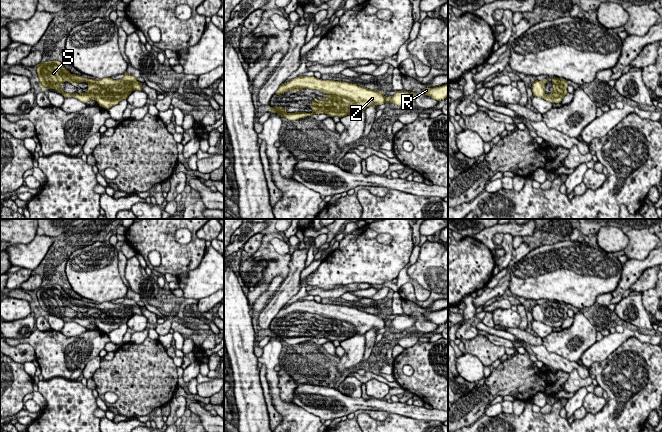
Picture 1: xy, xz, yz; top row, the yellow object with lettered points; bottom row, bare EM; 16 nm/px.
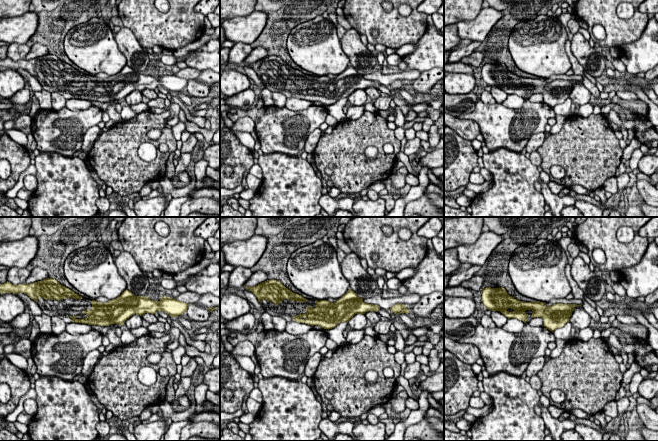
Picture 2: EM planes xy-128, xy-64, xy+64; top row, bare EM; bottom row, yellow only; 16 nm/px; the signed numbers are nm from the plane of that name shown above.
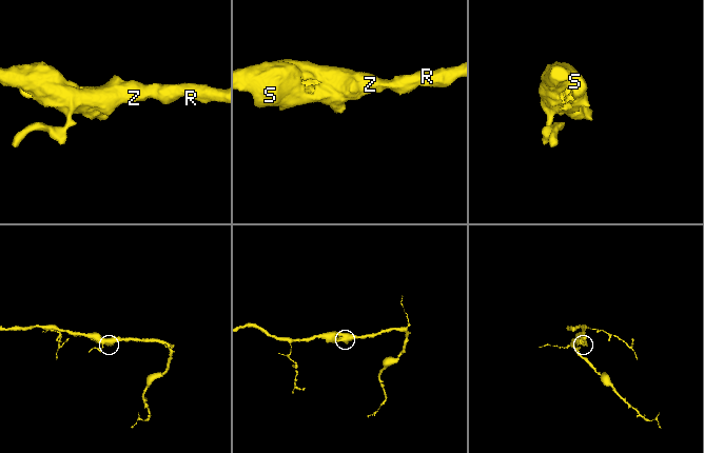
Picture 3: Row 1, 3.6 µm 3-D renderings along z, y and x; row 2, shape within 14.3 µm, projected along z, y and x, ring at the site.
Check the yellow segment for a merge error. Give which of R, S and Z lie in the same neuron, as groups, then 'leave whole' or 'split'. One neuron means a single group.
R S Z; leave whole

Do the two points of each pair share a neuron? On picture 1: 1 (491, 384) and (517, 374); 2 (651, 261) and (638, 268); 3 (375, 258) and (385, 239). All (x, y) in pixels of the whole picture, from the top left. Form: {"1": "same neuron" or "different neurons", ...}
{"1": "same neuron", "2": "same neuron", "3": "different neurons"}

